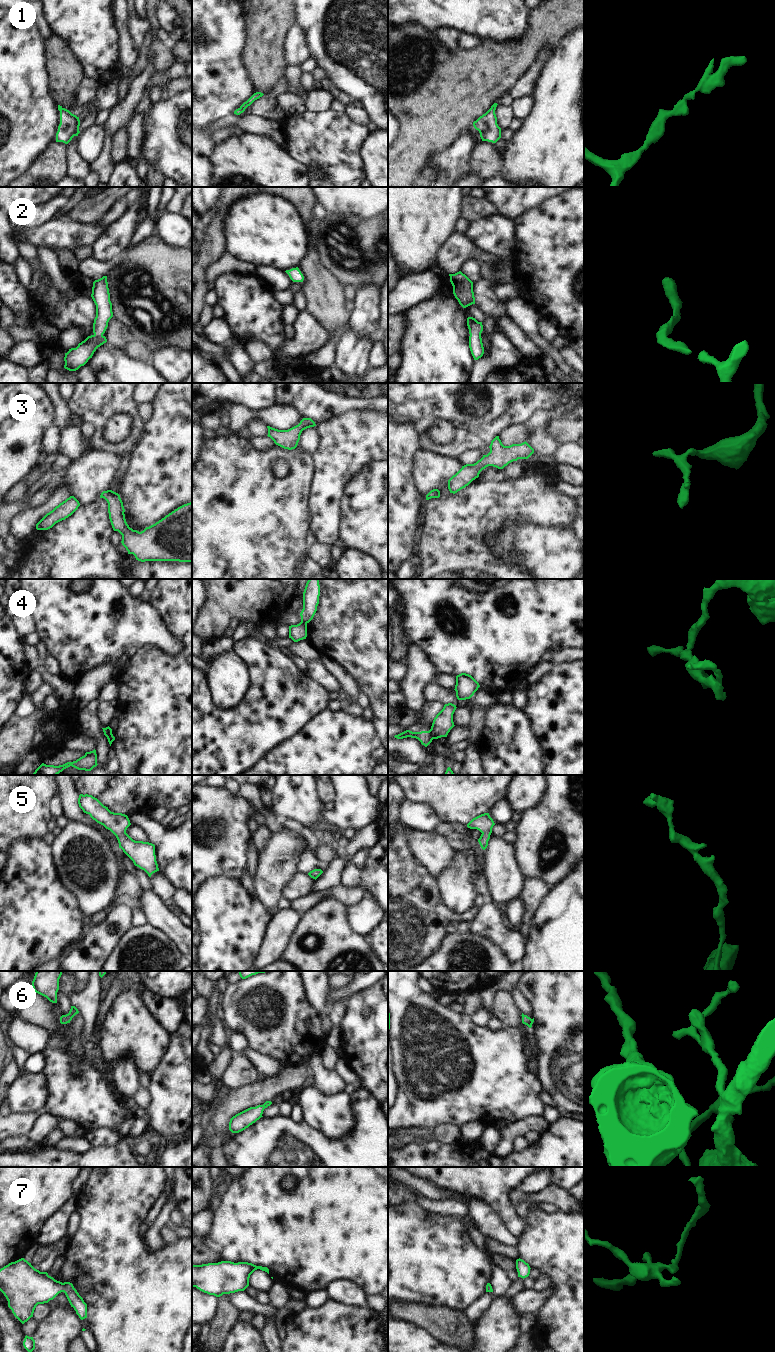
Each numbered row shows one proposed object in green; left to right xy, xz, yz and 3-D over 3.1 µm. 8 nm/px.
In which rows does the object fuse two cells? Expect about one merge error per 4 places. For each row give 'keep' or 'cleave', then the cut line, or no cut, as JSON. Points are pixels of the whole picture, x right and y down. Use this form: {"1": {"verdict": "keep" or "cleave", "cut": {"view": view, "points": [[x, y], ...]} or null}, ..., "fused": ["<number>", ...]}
{"1": {"verdict": "keep", "cut": null}, "2": {"verdict": "keep", "cut": null}, "3": {"verdict": "keep", "cut": null}, "4": {"verdict": "cleave", "cut": {"view": "yz", "points": [[429, 730], [434, 738]]}}, "5": {"verdict": "keep", "cut": null}, "6": {"verdict": "keep", "cut": null}, "7": {"verdict": "keep", "cut": null}, "fused": ["4"]}

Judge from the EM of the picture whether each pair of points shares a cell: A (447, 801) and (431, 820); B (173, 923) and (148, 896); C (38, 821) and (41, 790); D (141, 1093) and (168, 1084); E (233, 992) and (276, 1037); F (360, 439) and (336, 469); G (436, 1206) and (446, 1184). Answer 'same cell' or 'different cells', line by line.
A: different cells
B: same cell
C: same cell
D: different cells
E: same cell
F: same cell
G: different cells

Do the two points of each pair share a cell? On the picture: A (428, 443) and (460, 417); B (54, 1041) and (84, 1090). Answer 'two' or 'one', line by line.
A: one
B: one

